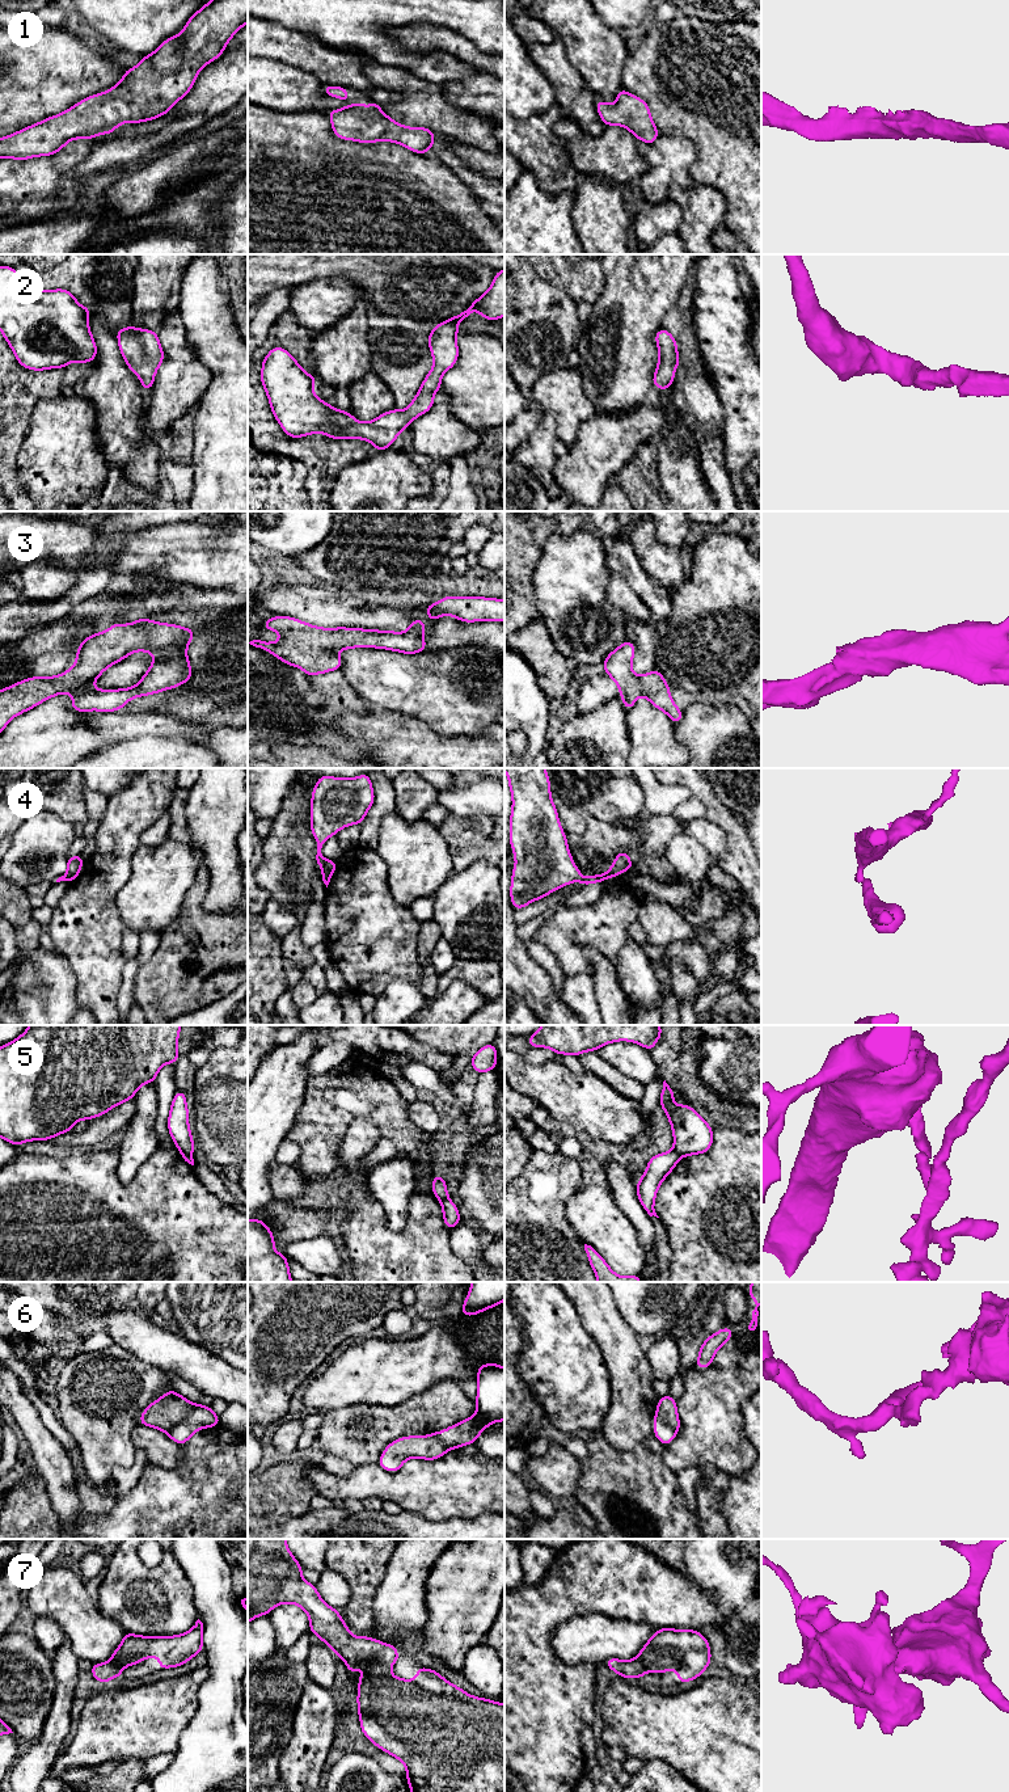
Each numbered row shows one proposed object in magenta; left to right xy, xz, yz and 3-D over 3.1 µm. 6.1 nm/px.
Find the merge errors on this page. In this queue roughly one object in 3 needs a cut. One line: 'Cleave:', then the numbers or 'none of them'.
Cleave: 4, 5, 6

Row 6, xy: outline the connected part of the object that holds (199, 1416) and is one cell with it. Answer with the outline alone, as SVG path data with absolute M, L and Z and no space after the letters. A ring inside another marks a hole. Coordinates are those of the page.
M194 1404L190 1413L174 1429L168 1432L168 1435L177 1445L185 1445L191 1435L198 1433L198 1429L219 1426L219 1416L211 1407Z

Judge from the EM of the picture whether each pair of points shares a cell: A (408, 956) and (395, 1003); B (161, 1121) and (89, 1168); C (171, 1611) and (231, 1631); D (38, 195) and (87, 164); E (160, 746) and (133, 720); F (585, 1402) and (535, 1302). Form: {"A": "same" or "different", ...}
{"A": "different", "B": "different", "C": "different", "D": "different", "E": "different", "F": "same"}

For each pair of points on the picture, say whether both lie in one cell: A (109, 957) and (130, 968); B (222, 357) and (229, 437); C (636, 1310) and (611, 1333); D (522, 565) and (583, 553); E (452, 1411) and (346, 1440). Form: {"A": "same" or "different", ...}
{"A": "different", "B": "same", "C": "different", "D": "different", "E": "same"}

